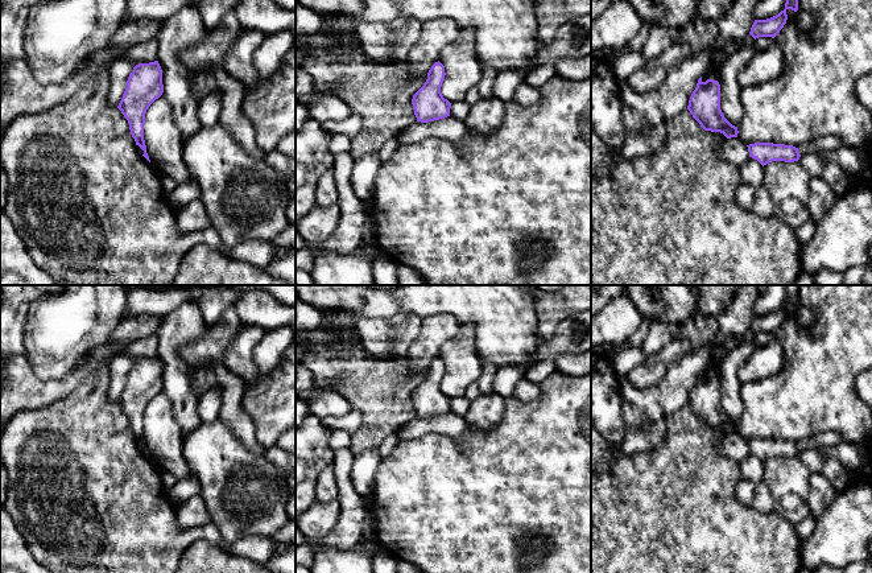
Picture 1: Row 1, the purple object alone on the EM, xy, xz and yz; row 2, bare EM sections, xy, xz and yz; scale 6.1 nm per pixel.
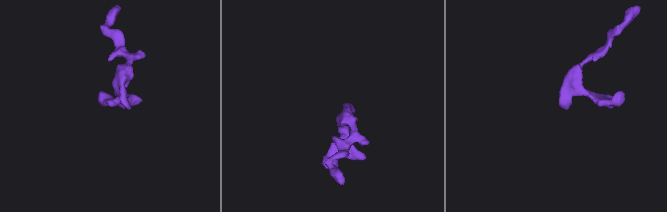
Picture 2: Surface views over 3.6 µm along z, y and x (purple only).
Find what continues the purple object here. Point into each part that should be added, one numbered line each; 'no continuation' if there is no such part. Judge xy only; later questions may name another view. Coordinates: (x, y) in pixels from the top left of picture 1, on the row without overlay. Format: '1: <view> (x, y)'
no continuation

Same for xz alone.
no continuation

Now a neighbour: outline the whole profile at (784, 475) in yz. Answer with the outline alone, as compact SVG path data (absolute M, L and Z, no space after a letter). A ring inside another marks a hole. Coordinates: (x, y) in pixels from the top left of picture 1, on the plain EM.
M772 457L764 461L764 481L768 483L774 512L792 525L810 515L807 498L811 471L799 457Z

